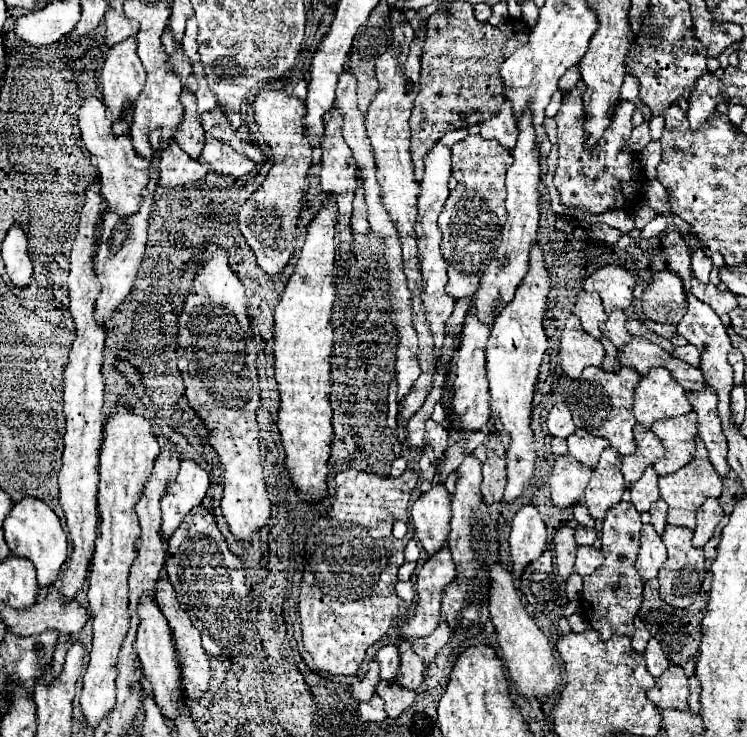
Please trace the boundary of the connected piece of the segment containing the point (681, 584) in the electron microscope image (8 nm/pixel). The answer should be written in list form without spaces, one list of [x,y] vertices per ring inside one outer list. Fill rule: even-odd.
[[[669,526],[665,528],[665,534],[663,534],[663,542],[667,546],[667,552],[669,552],[669,558],[667,562],[663,564],[661,572],[659,572],[659,584],[661,584],[661,598],[675,606],[675,608],[687,608],[699,594],[701,590],[701,582],[703,582],[703,576],[705,576],[705,570],[703,570],[703,550],[701,548],[693,548],[691,544],[691,538],[693,538],[693,532],[689,528],[683,528],[683,526]]]

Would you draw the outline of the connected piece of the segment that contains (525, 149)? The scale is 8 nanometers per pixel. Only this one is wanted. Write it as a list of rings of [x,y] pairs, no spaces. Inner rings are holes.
[[[525,108],[525,112],[519,116],[517,120],[517,130],[519,130],[519,138],[517,144],[513,148],[513,164],[507,170],[507,224],[503,226],[503,236],[501,236],[501,244],[495,250],[495,256],[491,258],[491,262],[487,264],[483,276],[481,276],[481,284],[479,290],[475,292],[473,300],[477,304],[477,310],[481,312],[481,320],[485,322],[493,322],[495,318],[495,300],[497,300],[497,292],[503,298],[503,306],[507,302],[513,300],[513,294],[517,290],[517,286],[521,284],[521,280],[525,278],[527,270],[529,270],[529,254],[535,246],[537,240],[537,224],[539,224],[539,176],[541,176],[541,166],[539,166],[539,148],[535,142],[535,128],[531,124],[531,110]]]

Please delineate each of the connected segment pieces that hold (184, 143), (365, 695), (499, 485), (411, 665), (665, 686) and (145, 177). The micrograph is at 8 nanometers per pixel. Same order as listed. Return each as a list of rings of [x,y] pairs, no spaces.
[[[191,92],[181,94],[181,104],[183,104],[183,122],[181,122],[181,132],[177,132],[175,144],[179,144],[181,150],[185,150],[193,160],[199,158],[199,152],[205,144],[205,130],[197,120],[197,100]]]
[[[373,658],[373,660],[369,660],[369,670],[367,670],[365,678],[359,684],[351,686],[351,694],[357,702],[367,702],[375,694],[377,684],[379,684],[379,662],[375,662],[375,658]]]
[[[498,431],[489,434],[487,462],[483,464],[481,494],[487,504],[501,502],[505,490],[505,448],[499,442]]]
[[[401,640],[399,652],[401,652],[401,668],[399,668],[399,672],[397,672],[395,682],[401,684],[401,686],[405,686],[405,688],[417,690],[419,684],[423,682],[425,664],[423,664],[423,660],[413,652],[411,640]]]
[[[673,664],[655,680],[655,688],[647,692],[647,698],[659,710],[667,710],[667,708],[685,710],[687,696],[689,696],[689,684],[683,674],[683,668],[677,668]]]
[[[99,96],[83,98],[83,104],[79,106],[79,128],[81,128],[81,140],[97,164],[101,176],[101,194],[107,200],[109,210],[113,210],[119,216],[137,214],[143,202],[143,190],[149,182],[149,162],[141,160],[133,152],[129,134],[123,136],[113,134],[113,120],[107,116],[107,106]]]

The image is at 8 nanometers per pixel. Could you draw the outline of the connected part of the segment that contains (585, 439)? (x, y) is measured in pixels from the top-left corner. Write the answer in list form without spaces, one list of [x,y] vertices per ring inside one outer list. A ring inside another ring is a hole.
[[[577,430],[575,434],[571,434],[567,438],[567,444],[569,444],[569,454],[577,462],[581,462],[589,468],[595,468],[601,452],[609,446],[609,440],[605,440],[601,436],[591,436],[585,430]]]

